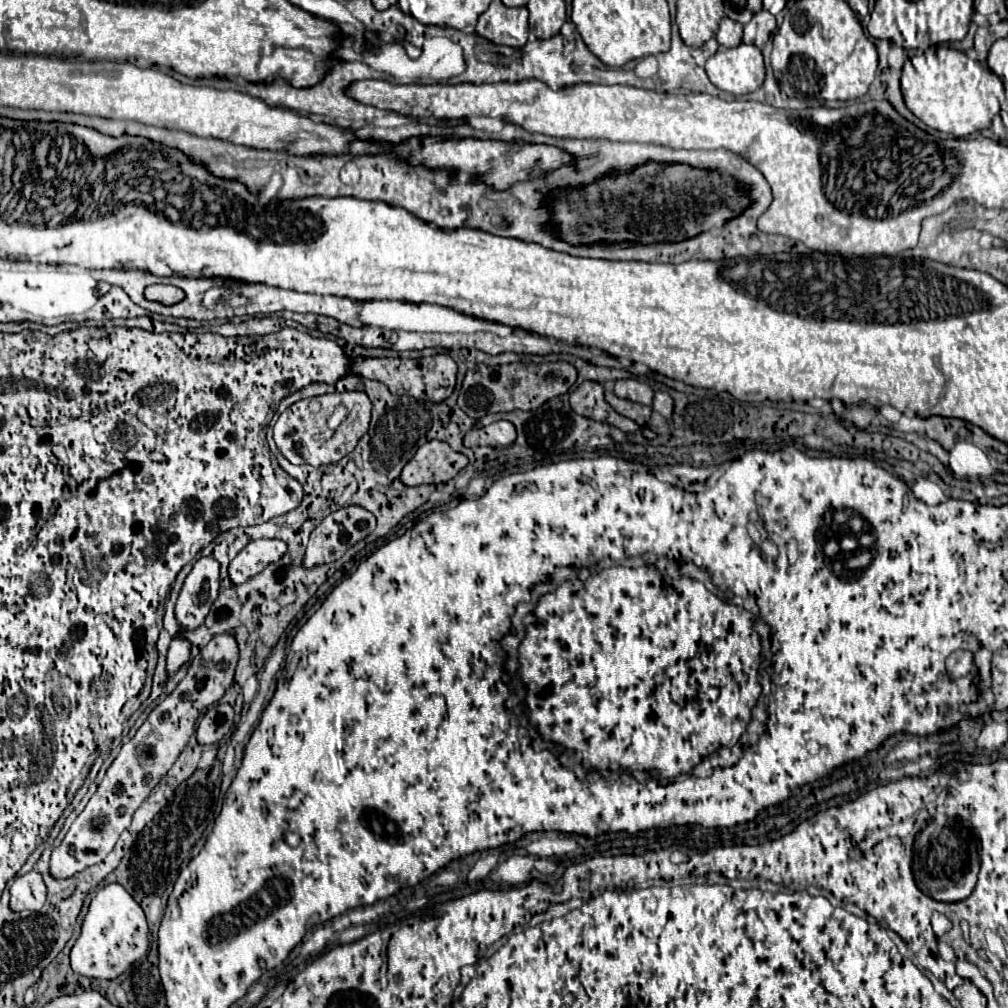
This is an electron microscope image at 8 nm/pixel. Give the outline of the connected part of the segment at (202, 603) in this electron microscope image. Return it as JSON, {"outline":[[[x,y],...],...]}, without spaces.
{"outline":[[[201,557],[187,575],[175,605],[175,617],[185,631],[193,631],[205,621],[211,603],[217,599],[217,591],[219,563],[211,557]]]}

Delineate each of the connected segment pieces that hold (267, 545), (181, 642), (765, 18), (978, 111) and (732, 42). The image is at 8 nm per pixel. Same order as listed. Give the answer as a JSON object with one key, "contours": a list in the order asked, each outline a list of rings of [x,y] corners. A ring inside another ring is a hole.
{"contours":[[[[281,539],[251,541],[229,563],[229,579],[231,579],[231,583],[235,587],[243,585],[247,579],[261,573],[269,563],[279,561],[285,551],[287,551],[287,545]]],[[[173,639],[171,641],[169,653],[167,653],[167,673],[169,675],[173,675],[183,663],[187,663],[189,649],[191,649],[191,645],[185,639]]],[[[761,11],[755,15],[755,23],[757,23],[757,39],[755,45],[763,47],[769,39],[769,35],[775,31],[775,17],[769,15],[767,11]]],[[[936,45],[923,52],[909,50],[901,74],[901,93],[907,109],[925,125],[953,137],[967,137],[991,127],[991,119],[999,113],[999,103],[1006,101],[1002,81],[987,69],[986,64],[973,61],[963,51],[943,49],[942,46],[949,47]],[[925,81],[929,81],[929,85]]],[[[723,17],[715,37],[723,47],[737,47],[741,43],[741,35],[743,35],[743,25],[737,21],[731,21],[729,17]]]]}

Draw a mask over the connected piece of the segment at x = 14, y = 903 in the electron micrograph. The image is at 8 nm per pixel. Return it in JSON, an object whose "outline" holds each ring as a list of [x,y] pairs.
{"outline":[[[33,869],[23,877],[17,877],[11,885],[11,909],[41,909],[47,897],[47,887],[43,883],[43,875]]]}

